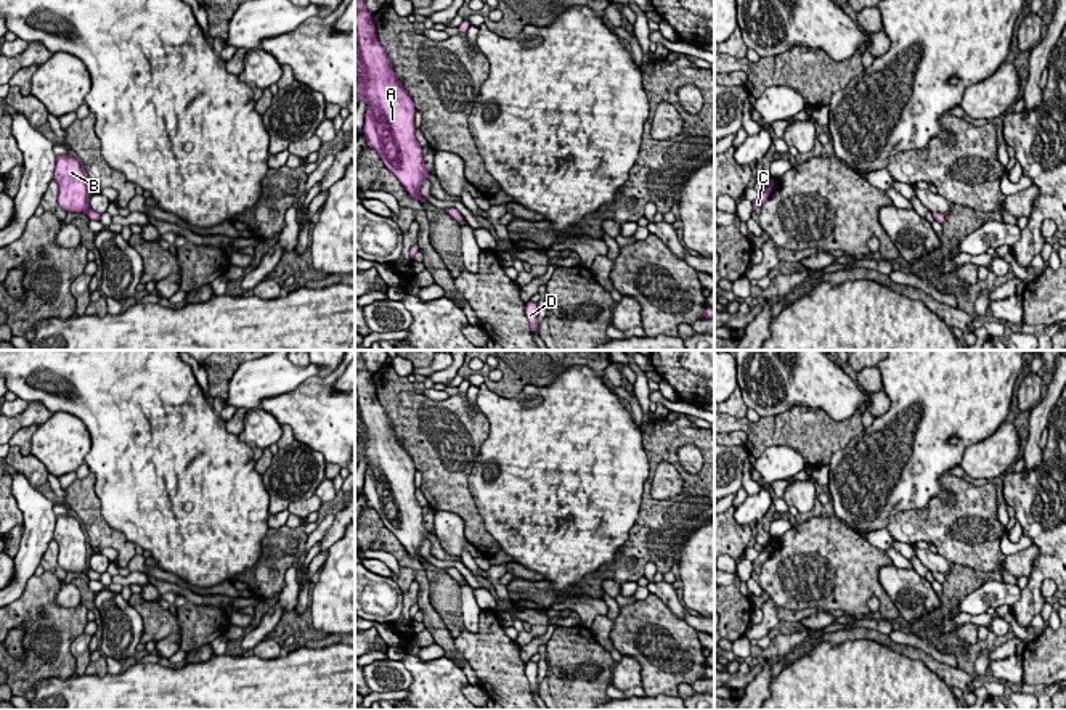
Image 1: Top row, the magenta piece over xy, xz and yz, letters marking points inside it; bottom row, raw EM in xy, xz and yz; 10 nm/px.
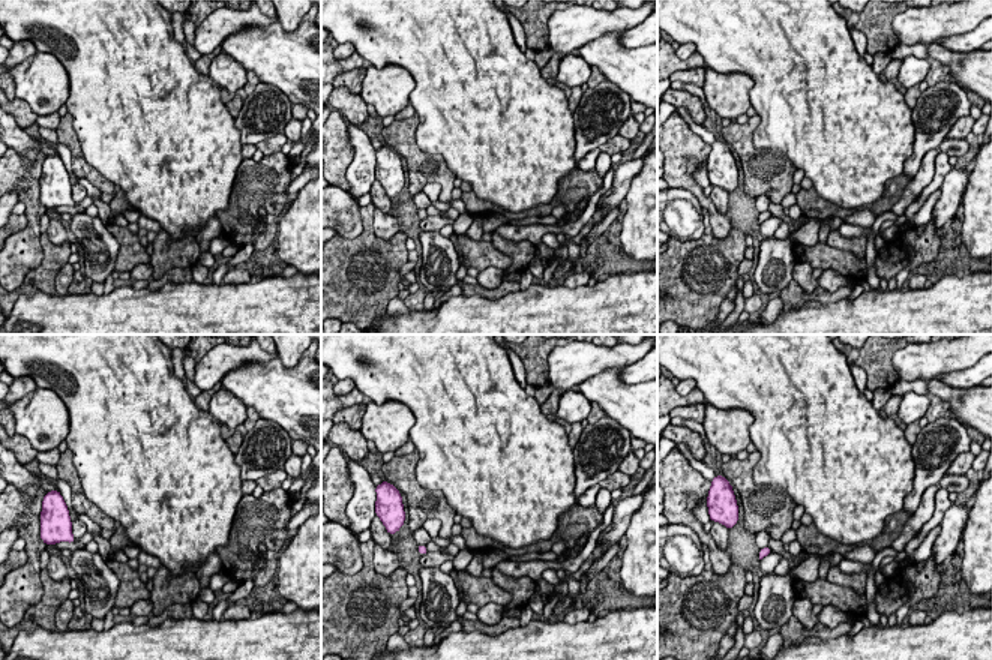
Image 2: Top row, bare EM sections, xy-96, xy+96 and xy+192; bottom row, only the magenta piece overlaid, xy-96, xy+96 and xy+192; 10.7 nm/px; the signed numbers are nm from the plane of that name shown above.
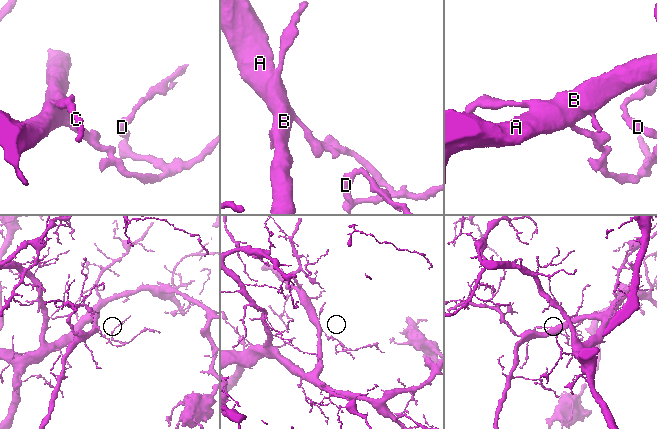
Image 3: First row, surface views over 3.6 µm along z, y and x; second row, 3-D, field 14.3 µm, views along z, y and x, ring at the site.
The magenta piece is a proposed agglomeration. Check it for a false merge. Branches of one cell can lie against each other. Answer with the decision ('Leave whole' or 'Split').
Leave whole

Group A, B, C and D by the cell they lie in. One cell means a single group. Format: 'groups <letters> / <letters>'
groups A B C D

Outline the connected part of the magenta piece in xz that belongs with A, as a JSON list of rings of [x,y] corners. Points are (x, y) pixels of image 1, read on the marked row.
[[[355,0],[355,95],[368,103],[363,124],[366,145],[411,198],[427,202],[419,194],[430,172],[416,140],[416,108],[392,69],[364,0]]]

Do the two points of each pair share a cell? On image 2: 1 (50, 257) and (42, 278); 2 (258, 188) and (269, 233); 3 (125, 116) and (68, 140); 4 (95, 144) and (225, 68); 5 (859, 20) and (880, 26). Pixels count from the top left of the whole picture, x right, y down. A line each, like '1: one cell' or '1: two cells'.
1: one cell
2: one cell
3: two cells
4: two cells
5: one cell

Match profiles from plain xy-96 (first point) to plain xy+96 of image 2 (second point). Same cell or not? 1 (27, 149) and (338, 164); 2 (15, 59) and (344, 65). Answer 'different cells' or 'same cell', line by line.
1: different cells
2: same cell

